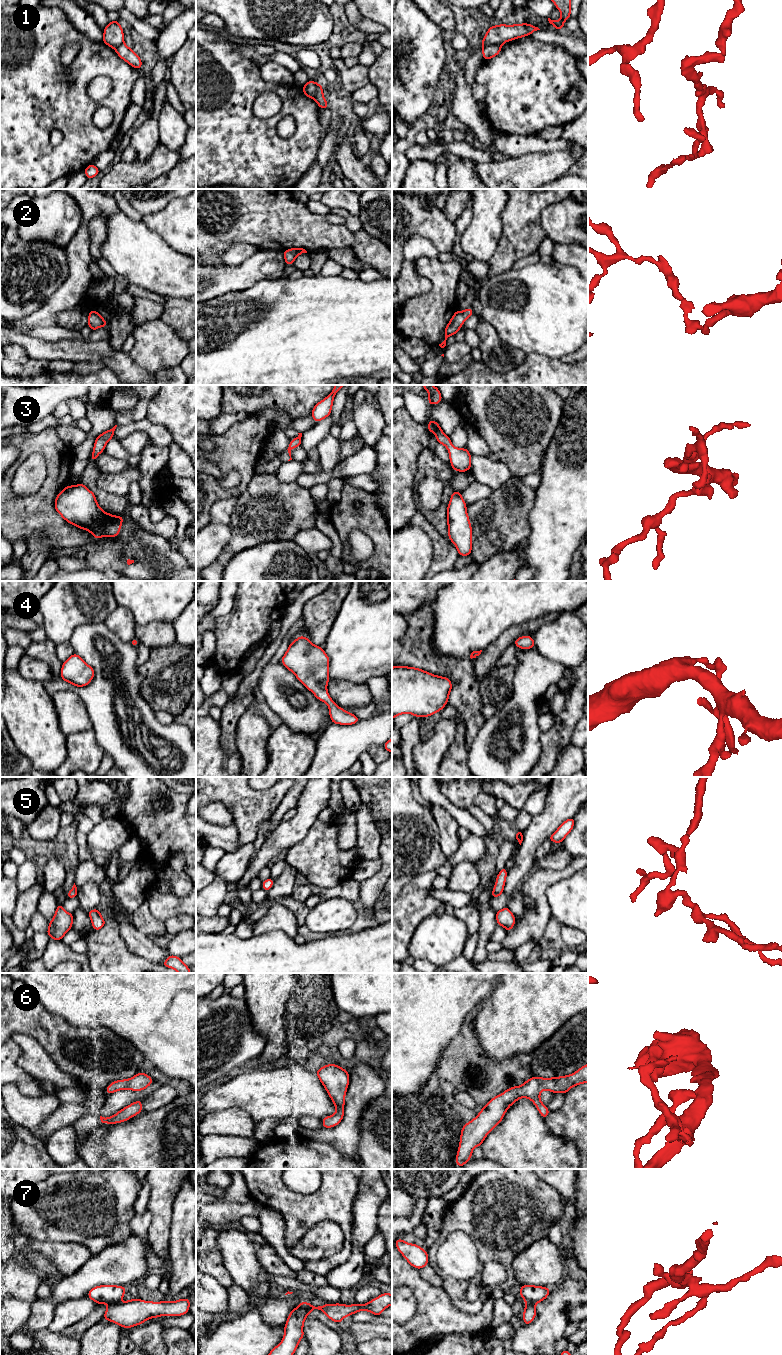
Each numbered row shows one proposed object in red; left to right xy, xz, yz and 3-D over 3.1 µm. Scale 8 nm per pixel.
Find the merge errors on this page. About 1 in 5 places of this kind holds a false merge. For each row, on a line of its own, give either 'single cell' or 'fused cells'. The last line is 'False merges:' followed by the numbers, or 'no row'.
1: fused cells
2: single cell
3: single cell
4: single cell
5: single cell
6: single cell
7: fused cells
False merges: 1, 7

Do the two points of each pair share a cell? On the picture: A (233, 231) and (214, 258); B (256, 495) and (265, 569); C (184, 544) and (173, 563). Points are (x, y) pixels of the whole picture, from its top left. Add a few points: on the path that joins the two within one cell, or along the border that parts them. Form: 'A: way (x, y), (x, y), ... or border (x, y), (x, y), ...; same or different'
A: way (226, 238), (214, 251); same
B: border (285, 540), (262, 542), (244, 548), (240, 552); different
C: border (167, 540), (169, 545), (185, 559); different

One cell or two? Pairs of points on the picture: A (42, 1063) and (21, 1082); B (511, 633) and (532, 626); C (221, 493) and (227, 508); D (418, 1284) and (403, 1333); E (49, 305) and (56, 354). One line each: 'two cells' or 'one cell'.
A: two cells
B: one cell
C: two cells
D: one cell
E: two cells

